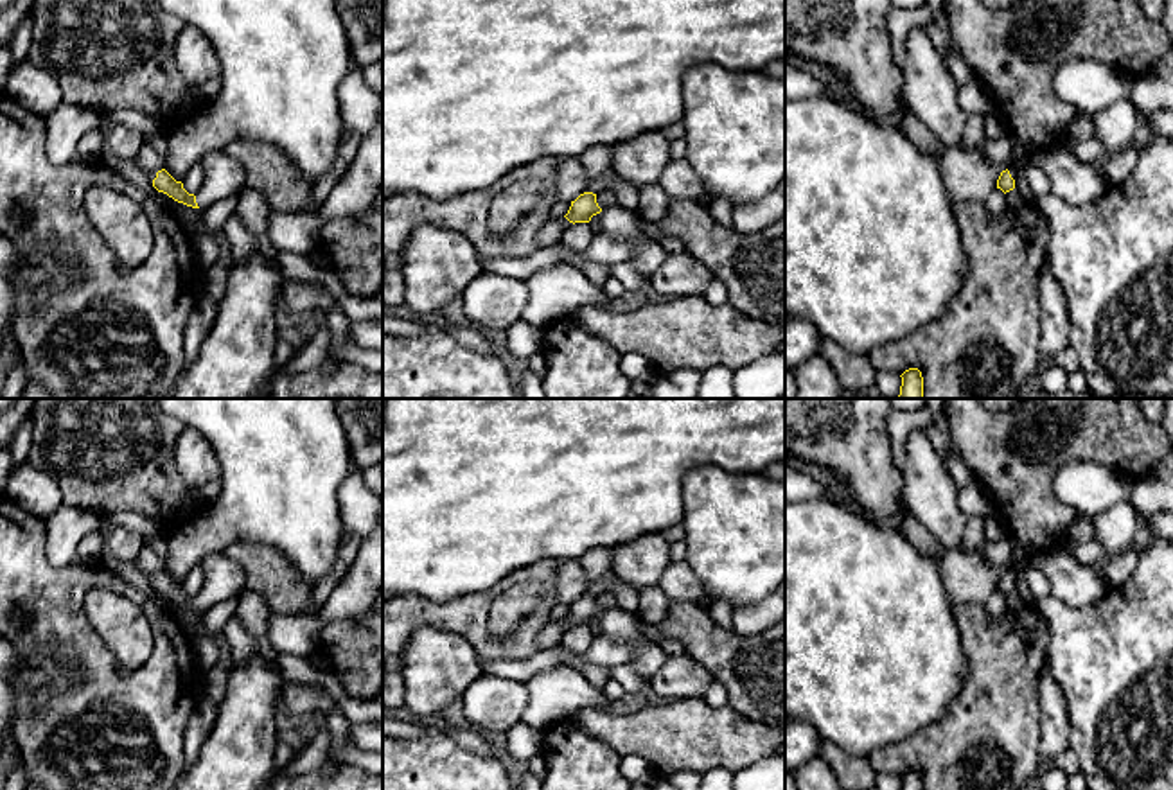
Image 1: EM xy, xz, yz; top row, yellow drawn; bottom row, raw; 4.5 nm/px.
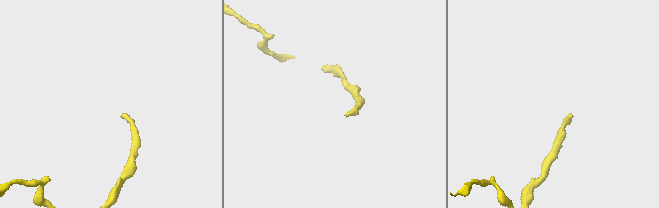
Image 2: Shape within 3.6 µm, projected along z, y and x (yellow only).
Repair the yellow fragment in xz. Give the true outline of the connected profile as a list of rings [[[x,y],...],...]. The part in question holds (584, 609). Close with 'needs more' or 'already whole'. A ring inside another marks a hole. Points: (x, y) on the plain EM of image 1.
[[[584,594],[571,603],[564,619],[575,627],[589,625],[593,618],[598,619],[602,634],[614,641],[627,643],[634,650],[629,664],[639,677],[648,680],[666,663],[668,654],[643,625],[638,612],[625,610],[618,605],[602,612],[596,605],[596,596]]]; needs more

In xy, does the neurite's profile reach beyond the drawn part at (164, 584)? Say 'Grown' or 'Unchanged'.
Grown

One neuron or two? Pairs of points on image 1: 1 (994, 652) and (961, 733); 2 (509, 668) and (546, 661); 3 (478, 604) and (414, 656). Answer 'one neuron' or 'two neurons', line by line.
1: one neuron
2: one neuron
3: two neurons

